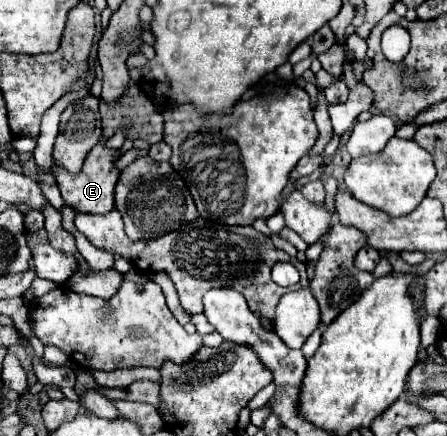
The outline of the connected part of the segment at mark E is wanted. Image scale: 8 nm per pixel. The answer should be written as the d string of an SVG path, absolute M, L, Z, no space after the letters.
M97 144L87 154L81 172L75 176L71 176L61 164L53 164L53 176L57 180L57 186L61 190L65 204L77 212L89 212L89 214L107 214L109 210L113 210L113 192L121 176L121 172L115 168L115 162L119 156L121 156L121 150L113 150L113 148L107 148L105 144Z

